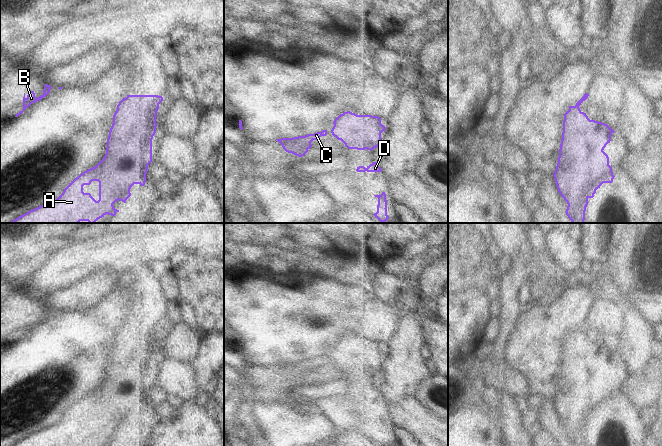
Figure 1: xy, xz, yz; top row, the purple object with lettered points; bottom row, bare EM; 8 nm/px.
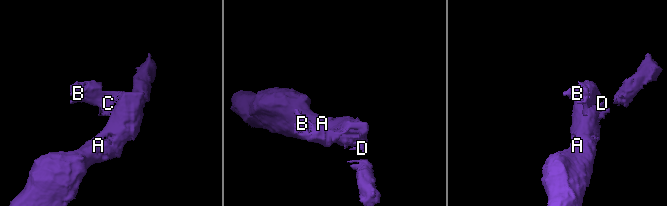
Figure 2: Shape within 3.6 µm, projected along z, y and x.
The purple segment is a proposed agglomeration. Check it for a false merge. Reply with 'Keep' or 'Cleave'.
Cleave.

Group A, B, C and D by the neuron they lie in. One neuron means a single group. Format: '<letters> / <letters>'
A D / B C

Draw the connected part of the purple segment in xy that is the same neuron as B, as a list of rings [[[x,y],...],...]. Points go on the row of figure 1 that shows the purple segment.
[[[45,84],[44,90],[43,90],[43,94],[42,94],[41,96],[39,96],[38,98],[35,97],[34,91],[30,91],[27,96],[26,96],[25,93],[24,93],[24,97],[23,97],[23,110],[20,111],[18,114],[16,114],[15,117],[18,117],[20,114],[22,114],[23,111],[24,111],[26,108],[28,108],[32,103],[35,103],[35,102],[41,100],[42,98],[44,98],[46,95],[48,95],[51,88],[52,88],[52,87],[51,87],[50,85]]]

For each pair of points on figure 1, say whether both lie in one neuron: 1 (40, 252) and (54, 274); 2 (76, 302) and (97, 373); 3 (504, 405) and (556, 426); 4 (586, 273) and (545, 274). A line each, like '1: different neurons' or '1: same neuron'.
1: different neurons
2: different neurons
3: same neuron
4: same neuron

